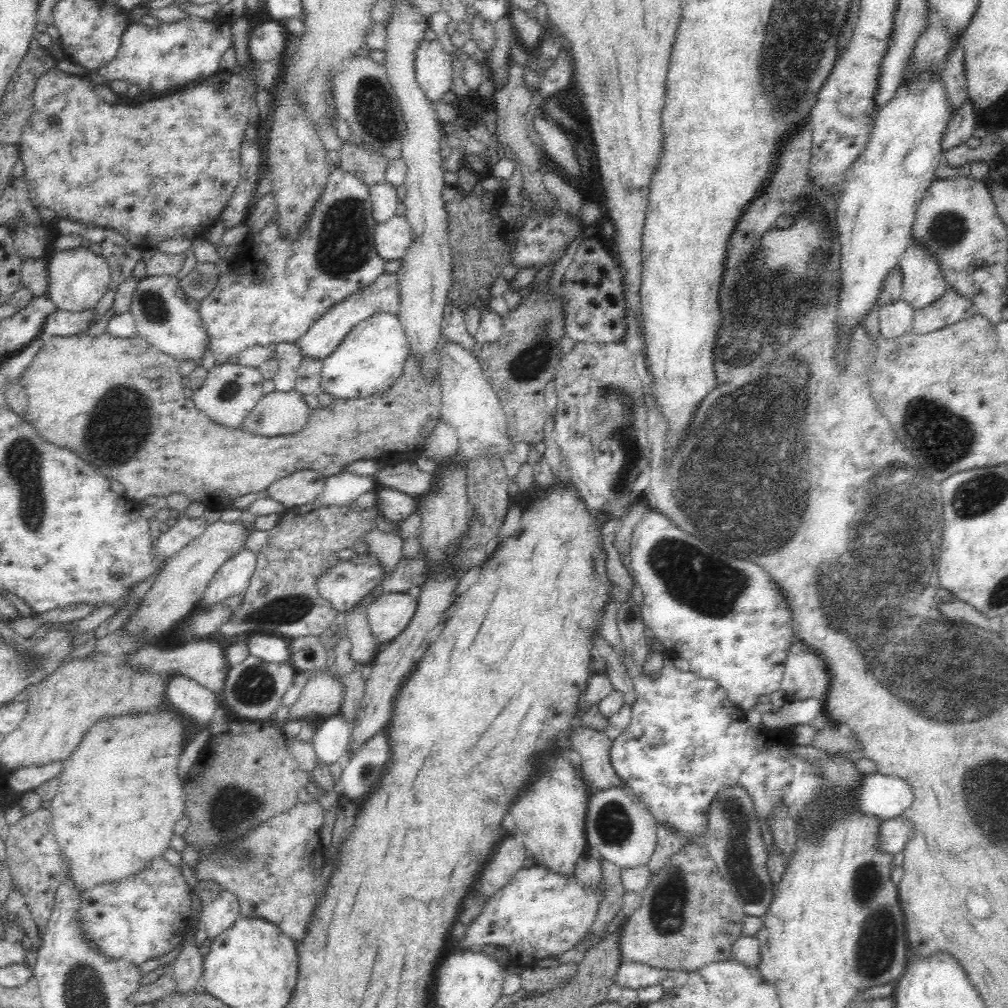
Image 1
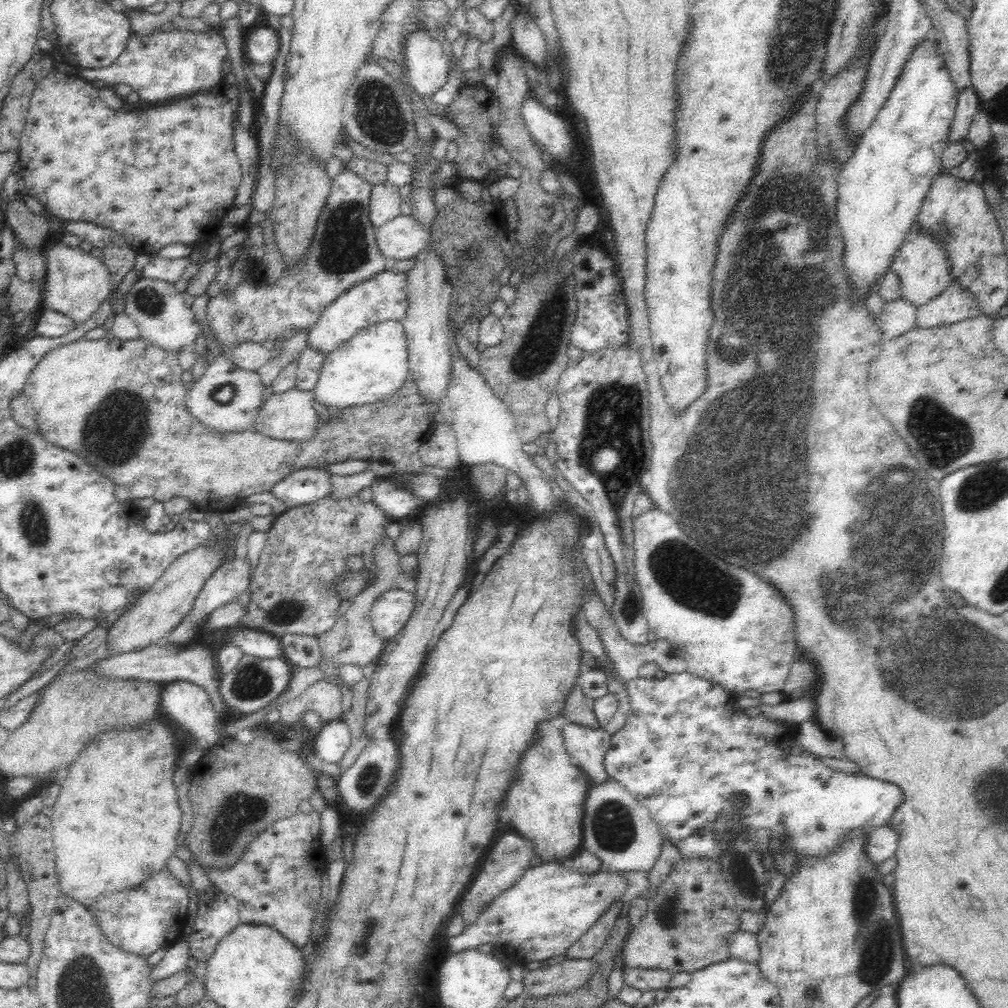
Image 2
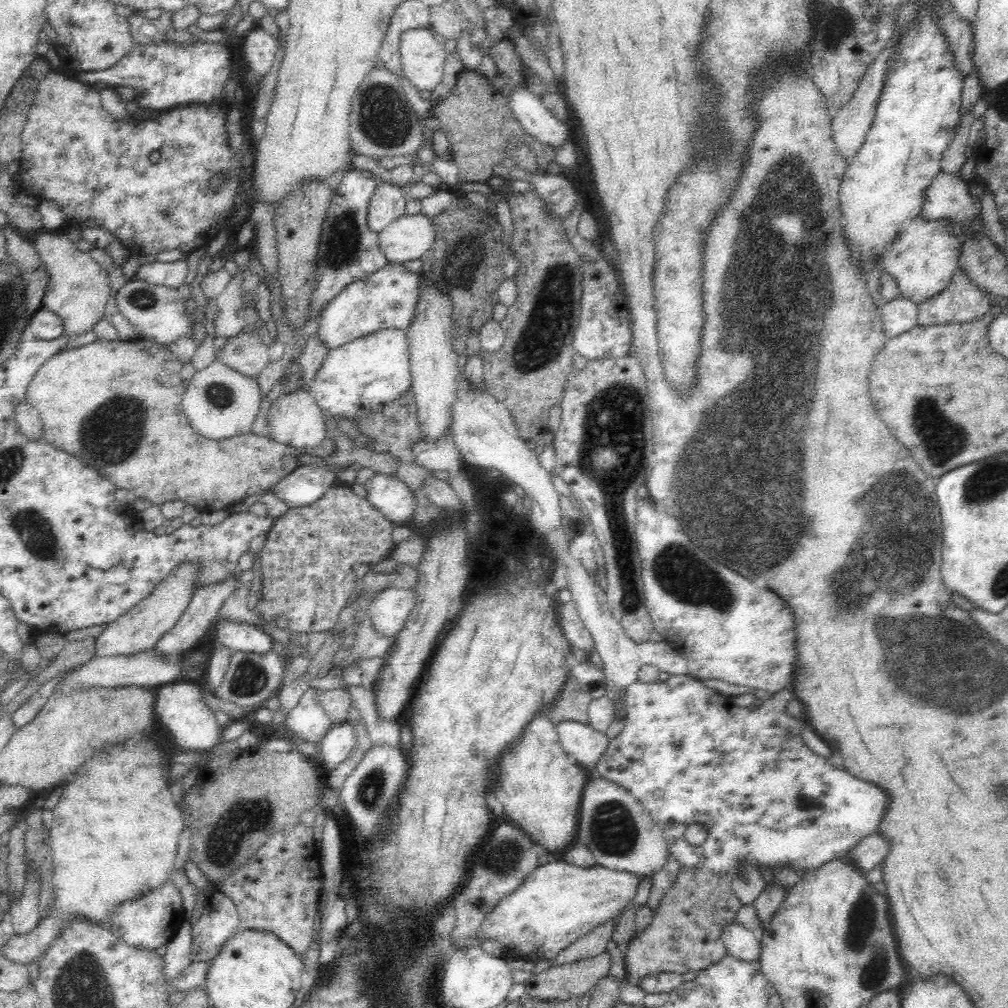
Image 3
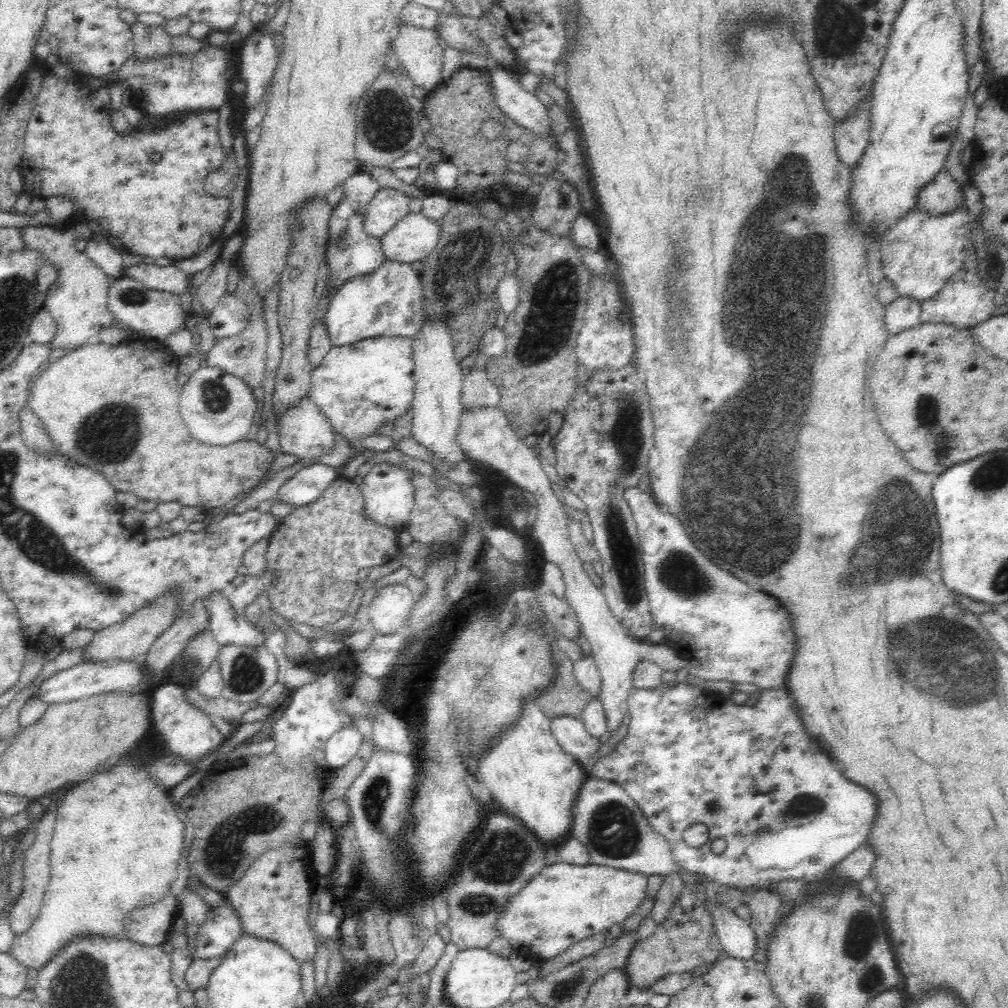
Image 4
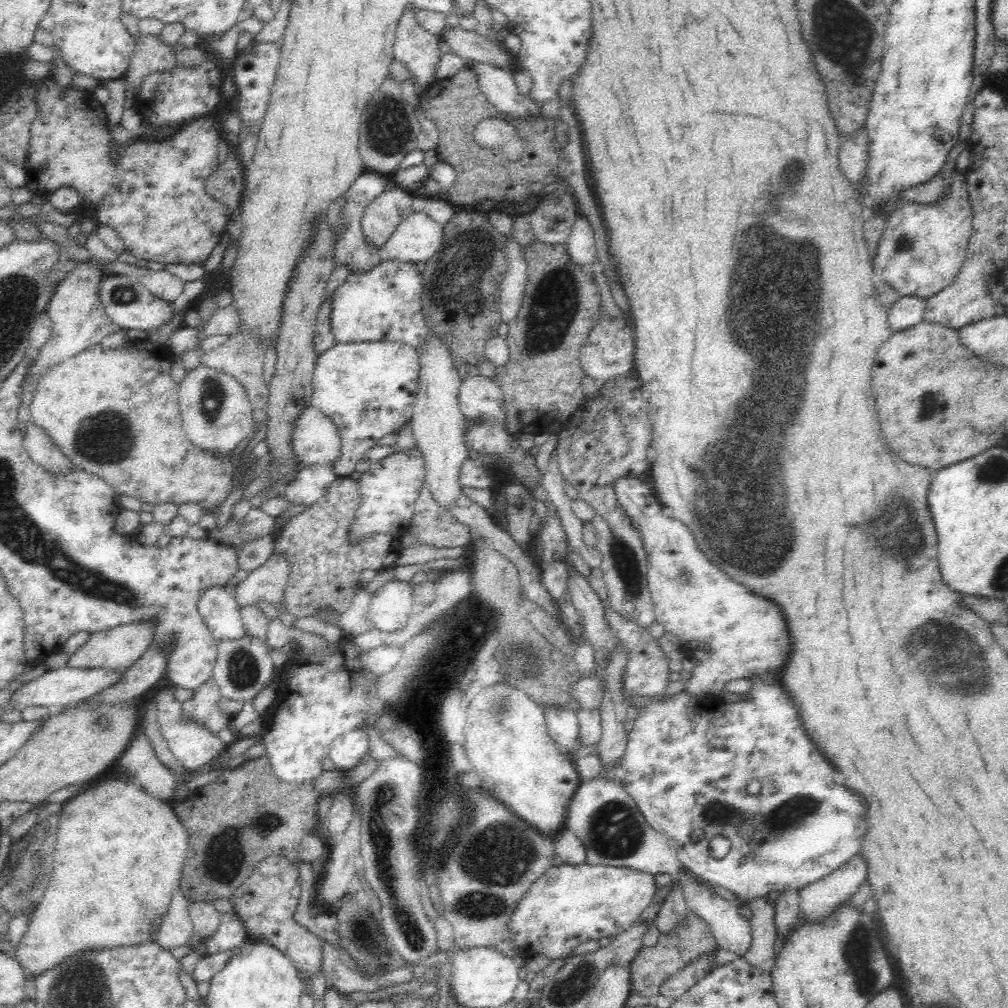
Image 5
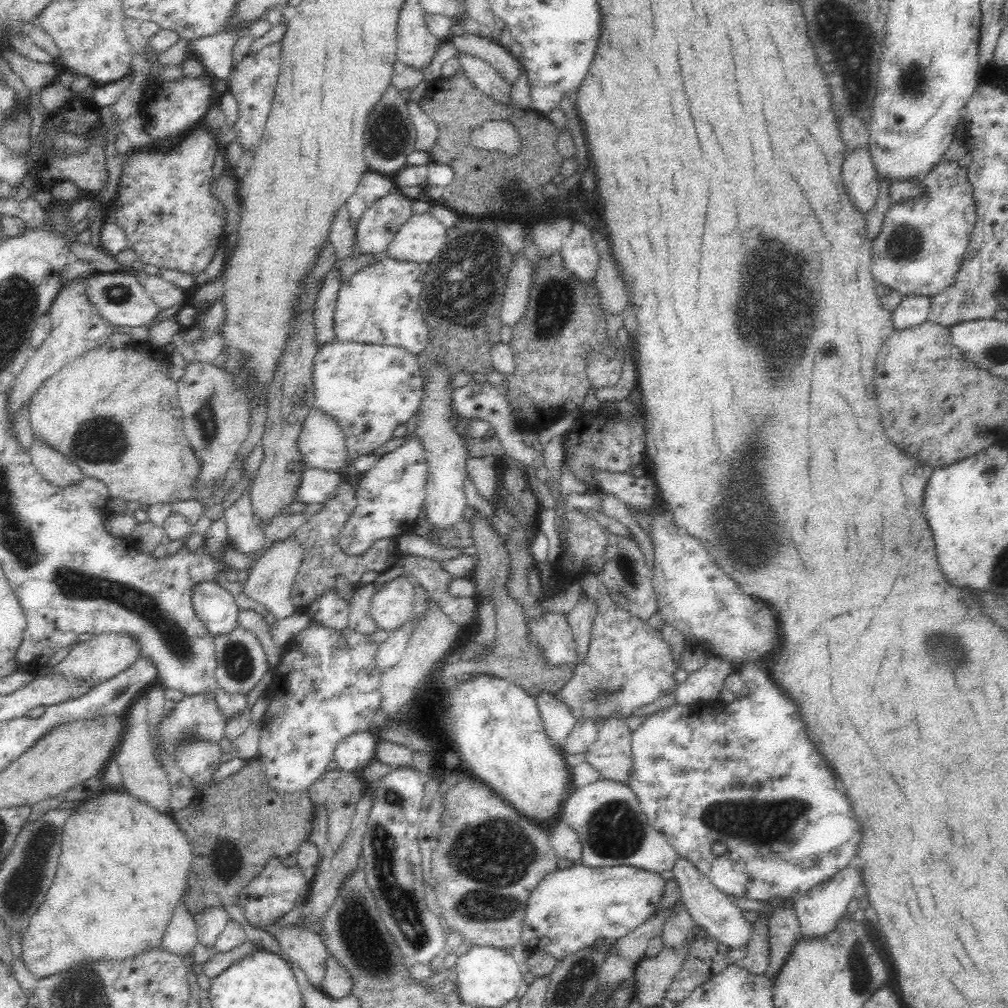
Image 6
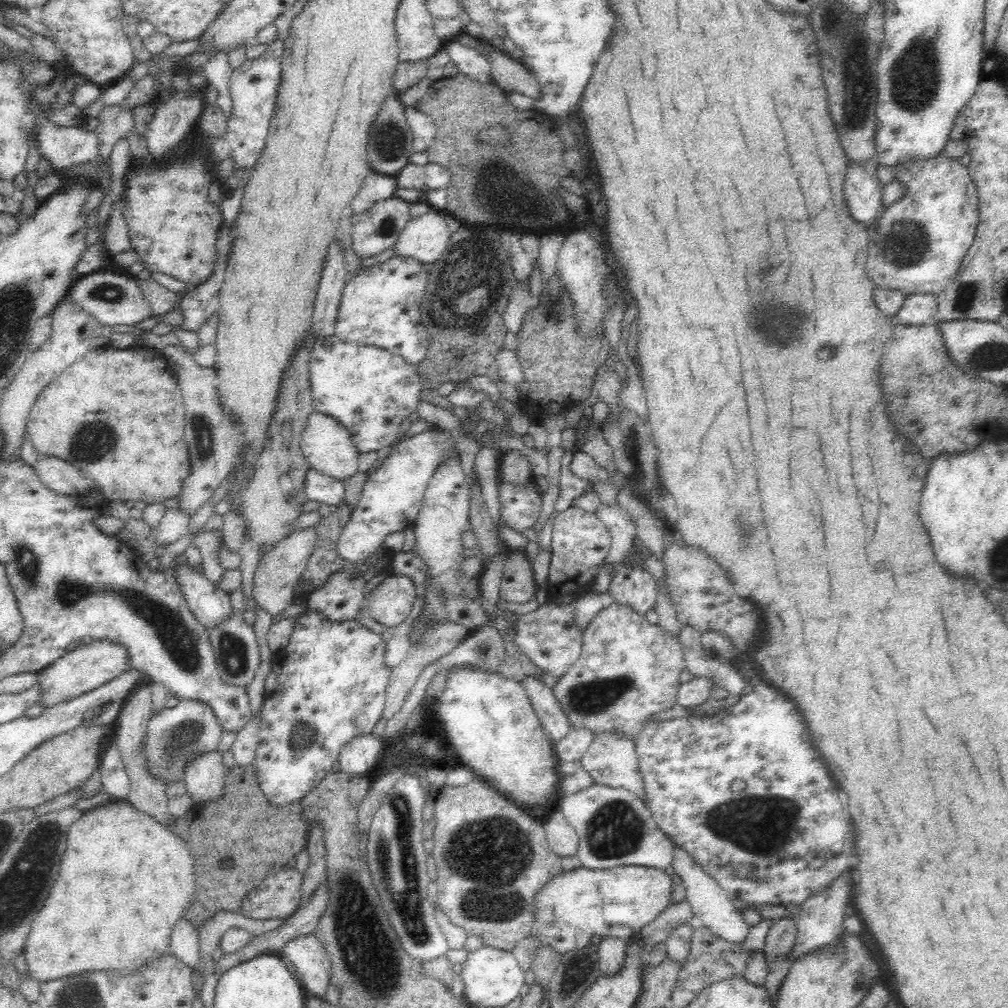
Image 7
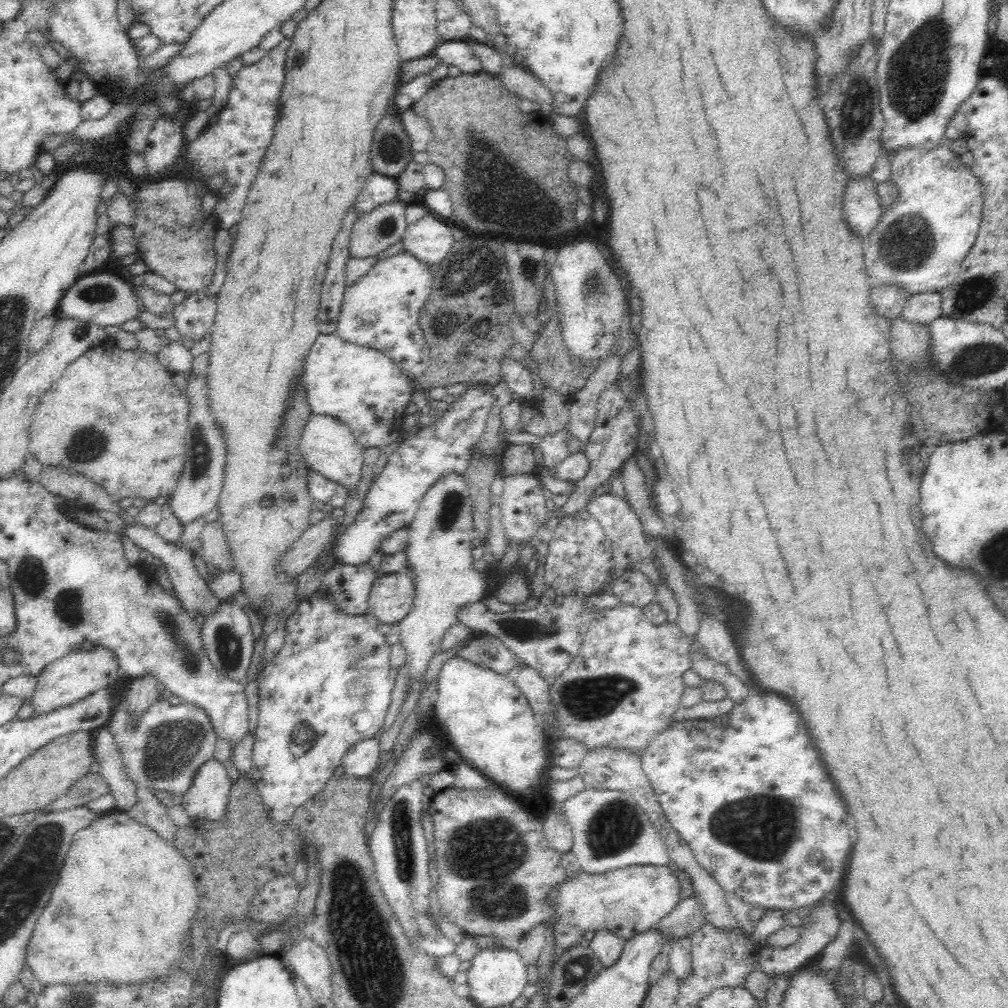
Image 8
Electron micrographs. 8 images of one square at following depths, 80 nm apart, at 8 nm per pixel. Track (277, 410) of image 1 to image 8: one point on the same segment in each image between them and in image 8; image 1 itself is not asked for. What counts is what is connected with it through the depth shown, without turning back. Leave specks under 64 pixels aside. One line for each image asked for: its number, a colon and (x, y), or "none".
2: (290, 416)
3: (295, 420)
4: (305, 432)
5: (316, 441)
6: (322, 442)
7: (326, 444)
8: (327, 445)

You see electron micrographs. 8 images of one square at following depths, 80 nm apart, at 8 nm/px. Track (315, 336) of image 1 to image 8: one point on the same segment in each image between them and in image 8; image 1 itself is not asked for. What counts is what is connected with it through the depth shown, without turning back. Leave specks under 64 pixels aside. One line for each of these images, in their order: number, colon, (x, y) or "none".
2: (384, 297)
3: (386, 299)
4: (386, 302)
5: (383, 303)
6: (378, 305)
7: (379, 306)
8: (381, 310)

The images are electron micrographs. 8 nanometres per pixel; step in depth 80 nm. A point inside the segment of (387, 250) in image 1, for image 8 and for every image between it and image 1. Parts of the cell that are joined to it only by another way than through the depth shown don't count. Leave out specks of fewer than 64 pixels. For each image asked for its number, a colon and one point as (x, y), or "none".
2: (403, 237)
3: (409, 238)
4: (414, 237)
5: (418, 237)
6: (421, 239)
7: (425, 238)
8: (430, 240)

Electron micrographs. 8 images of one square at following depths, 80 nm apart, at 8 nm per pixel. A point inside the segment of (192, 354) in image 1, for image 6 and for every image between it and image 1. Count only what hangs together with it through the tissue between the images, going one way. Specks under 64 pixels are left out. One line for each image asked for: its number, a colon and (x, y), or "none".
2: (163, 318)
3: (159, 313)
4: (156, 313)
5: (128, 303)
6: (120, 299)

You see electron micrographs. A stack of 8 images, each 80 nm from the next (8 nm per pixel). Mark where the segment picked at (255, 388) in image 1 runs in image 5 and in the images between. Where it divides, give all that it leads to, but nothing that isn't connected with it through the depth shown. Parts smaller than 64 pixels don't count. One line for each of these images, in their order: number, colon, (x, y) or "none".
2: (225, 398)
3: (220, 403)
4: (218, 408)
5: (217, 415)

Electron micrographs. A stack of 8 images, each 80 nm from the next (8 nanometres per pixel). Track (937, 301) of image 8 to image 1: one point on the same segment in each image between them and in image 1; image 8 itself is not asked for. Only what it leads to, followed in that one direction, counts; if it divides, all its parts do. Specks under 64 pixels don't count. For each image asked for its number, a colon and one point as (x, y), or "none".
1: (895, 319)
2: (898, 316)
3: (901, 314)
4: (904, 312)
5: (907, 311)
6: (913, 310)
7: (918, 308)

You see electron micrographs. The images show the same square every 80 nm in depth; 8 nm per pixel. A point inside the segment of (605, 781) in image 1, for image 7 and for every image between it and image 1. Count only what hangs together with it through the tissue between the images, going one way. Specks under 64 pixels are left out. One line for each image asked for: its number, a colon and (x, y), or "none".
2: (587, 745)
3: (584, 745)
4: (569, 731)
5: (562, 724)
6: (557, 720)
7: (553, 719)

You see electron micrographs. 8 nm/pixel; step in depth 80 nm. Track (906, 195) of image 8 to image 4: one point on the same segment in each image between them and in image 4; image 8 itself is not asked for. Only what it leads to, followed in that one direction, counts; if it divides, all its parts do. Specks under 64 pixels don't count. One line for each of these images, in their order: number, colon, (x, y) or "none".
4: (920, 253)
5: (922, 248)
6: (922, 241)
7: (917, 244)

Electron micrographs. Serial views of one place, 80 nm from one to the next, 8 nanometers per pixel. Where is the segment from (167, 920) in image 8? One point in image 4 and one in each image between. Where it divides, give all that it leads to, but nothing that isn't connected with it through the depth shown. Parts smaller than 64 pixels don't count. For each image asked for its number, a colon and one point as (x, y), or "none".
4: (117, 841)
5: (120, 852)
6: (124, 867)
7: (125, 881)

